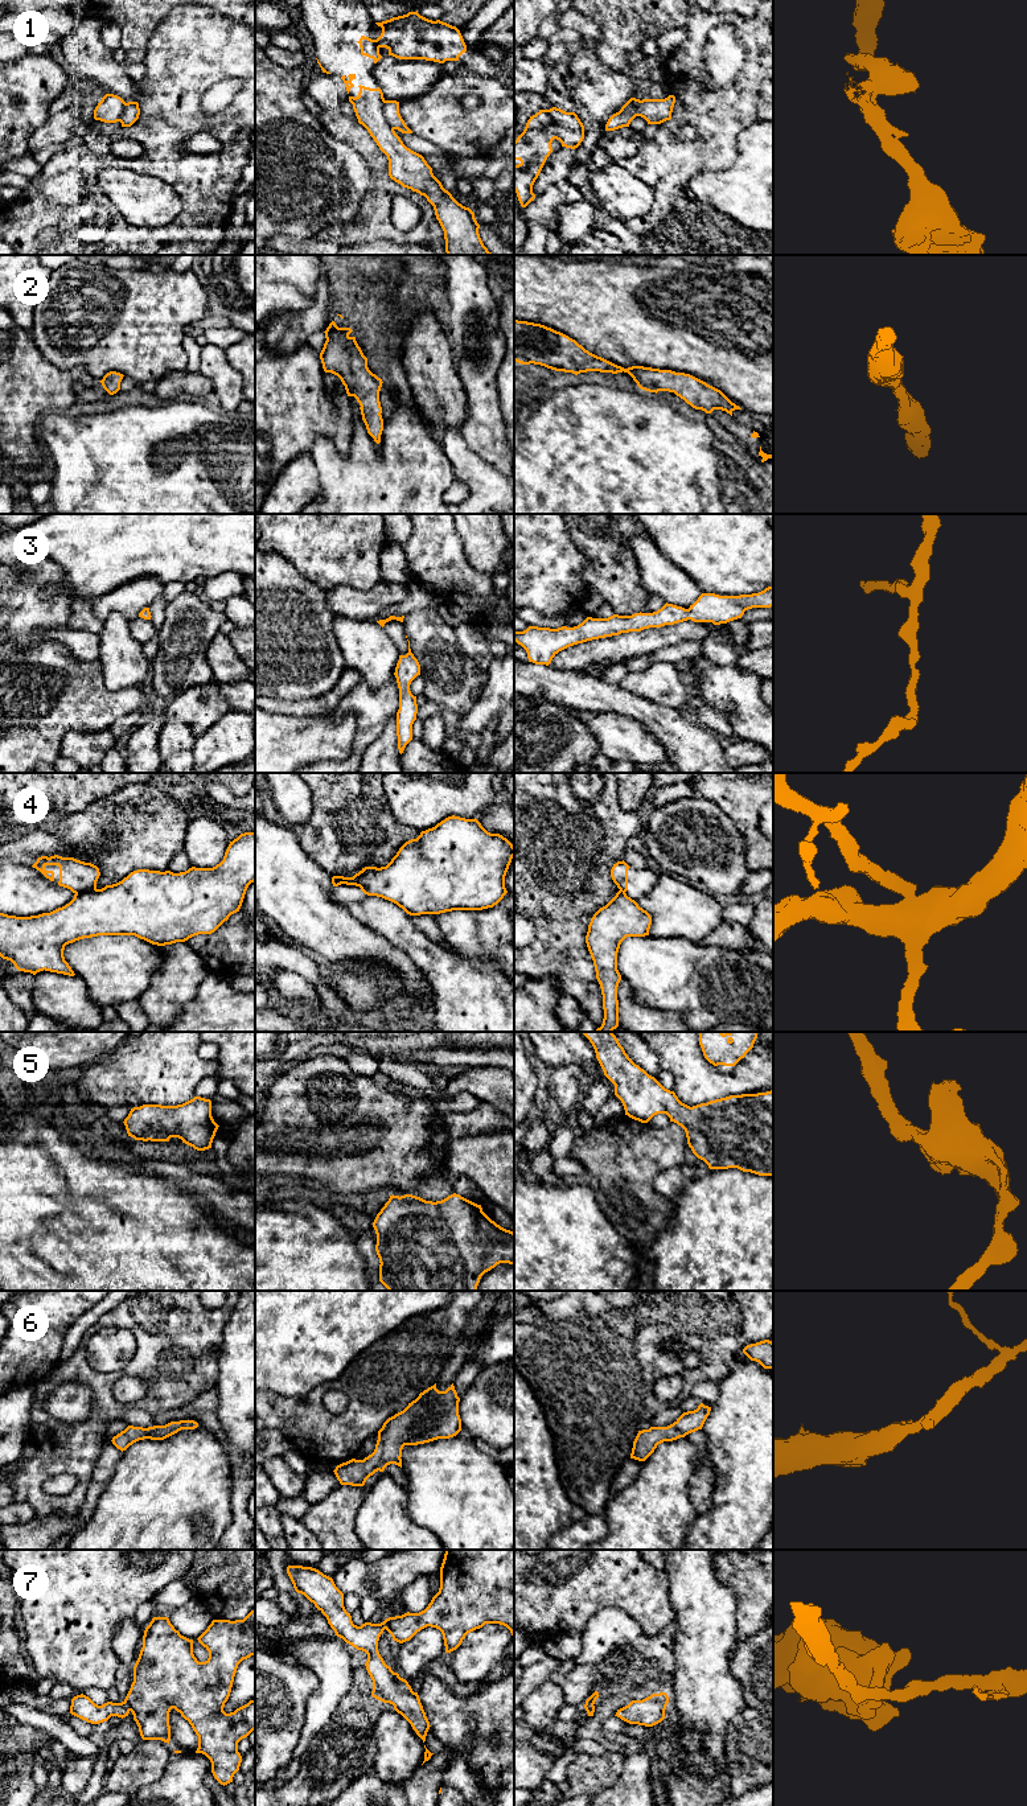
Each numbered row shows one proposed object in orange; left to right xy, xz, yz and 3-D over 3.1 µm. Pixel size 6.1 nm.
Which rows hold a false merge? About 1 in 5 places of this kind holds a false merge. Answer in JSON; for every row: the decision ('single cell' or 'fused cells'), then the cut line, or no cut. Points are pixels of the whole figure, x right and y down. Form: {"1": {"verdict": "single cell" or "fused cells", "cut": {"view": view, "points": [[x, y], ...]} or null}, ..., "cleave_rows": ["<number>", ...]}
{"1": {"verdict": "fused cells", "cut": {"view": "xz", "points": [[385, 101], [382, 114], [393, 130]]}}, "2": {"verdict": "single cell", "cut": null}, "3": {"verdict": "single cell", "cut": null}, "4": {"verdict": "fused cells", "cut": {"view": "xy", "points": [[97, 889], [76, 895]]}}, "5": {"verdict": "single cell", "cut": null}, "6": {"verdict": "single cell", "cut": null}, "7": {"verdict": "fused cells", "cut": {"view": "xy", "points": [[123, 1702], [130, 1710]]}}, "cleave_rows": ["1", "4", "7"]}

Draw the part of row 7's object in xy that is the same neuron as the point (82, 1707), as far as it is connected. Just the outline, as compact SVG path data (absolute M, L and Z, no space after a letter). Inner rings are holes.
M81 1694L71 1699L70 1714L86 1720L87 1723L99 1724L107 1721L111 1716L118 1716L122 1719L128 1716L130 1708L124 1702L107 1702L98 1706L89 1696Z

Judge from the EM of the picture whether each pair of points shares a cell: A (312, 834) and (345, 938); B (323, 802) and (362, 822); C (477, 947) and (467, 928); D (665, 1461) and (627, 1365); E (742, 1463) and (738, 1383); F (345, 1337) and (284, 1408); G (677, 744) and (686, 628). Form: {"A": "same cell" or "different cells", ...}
{"A": "different cells", "B": "same cell", "C": "same cell", "D": "different cells", "E": "same cell", "F": "different cells", "G": "different cells"}

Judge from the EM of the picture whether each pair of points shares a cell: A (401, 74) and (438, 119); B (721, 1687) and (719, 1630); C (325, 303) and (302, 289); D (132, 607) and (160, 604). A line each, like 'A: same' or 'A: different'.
A: different
B: same
C: different
D: different

